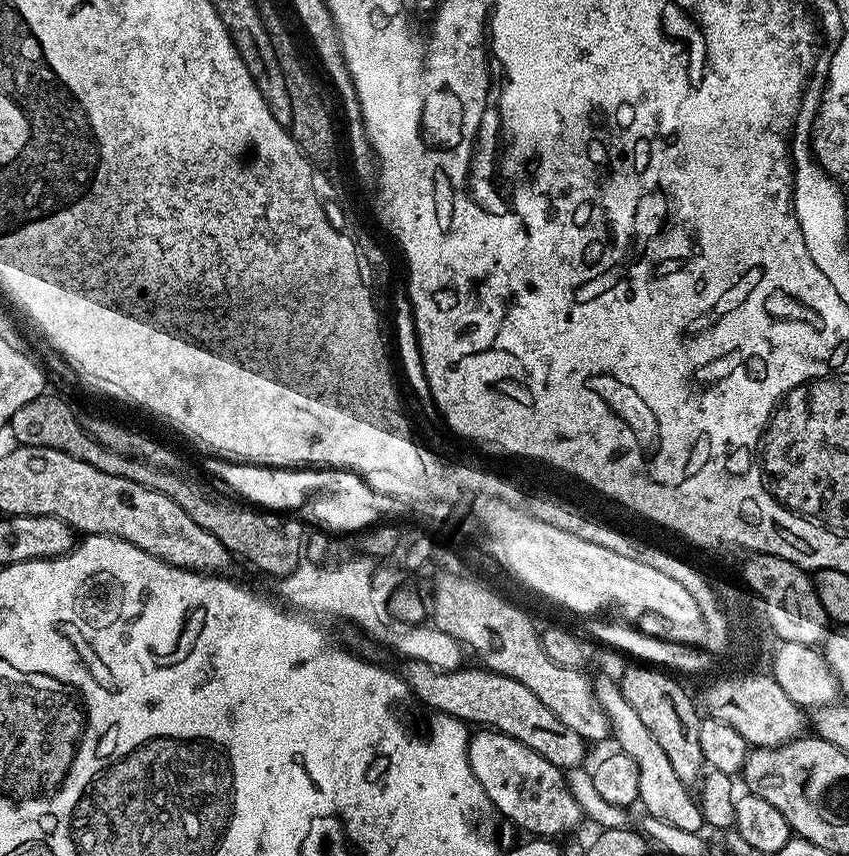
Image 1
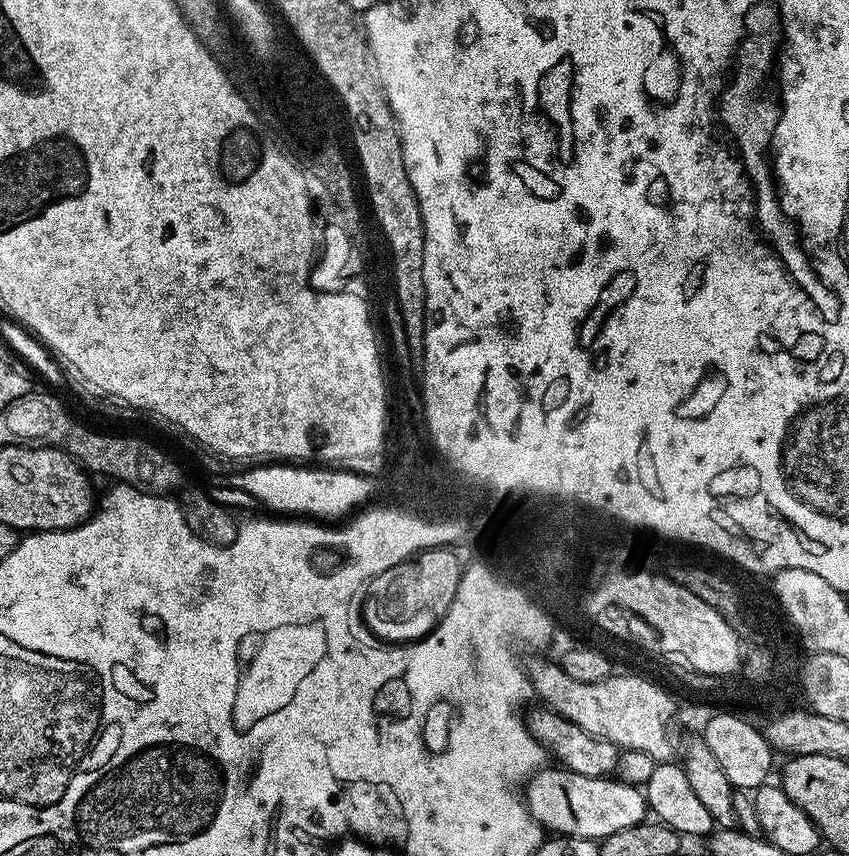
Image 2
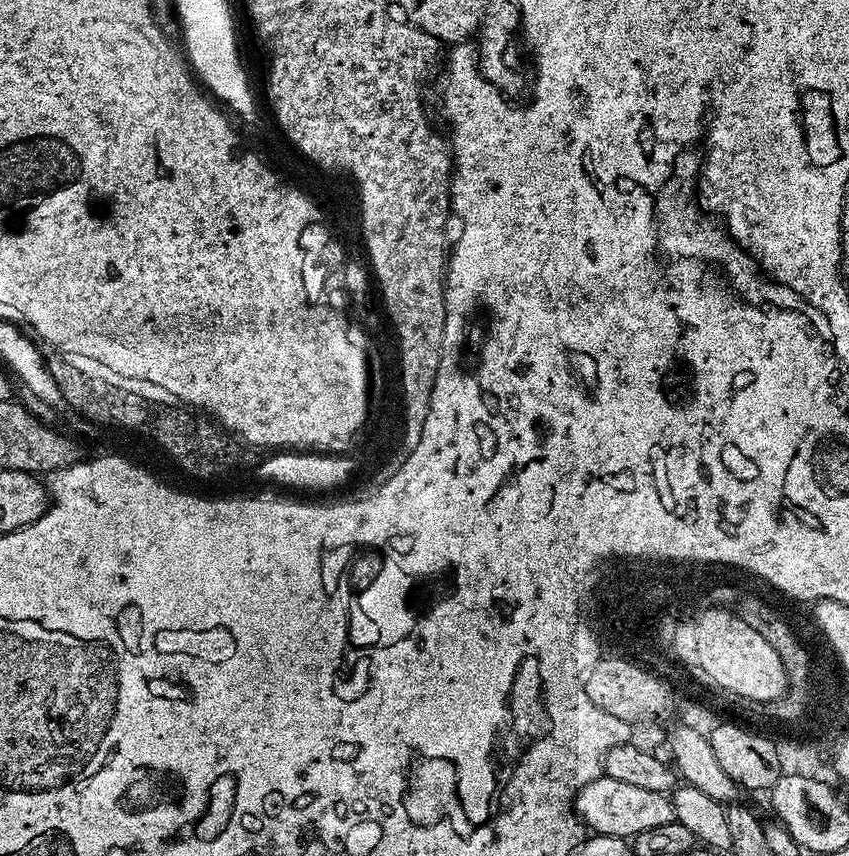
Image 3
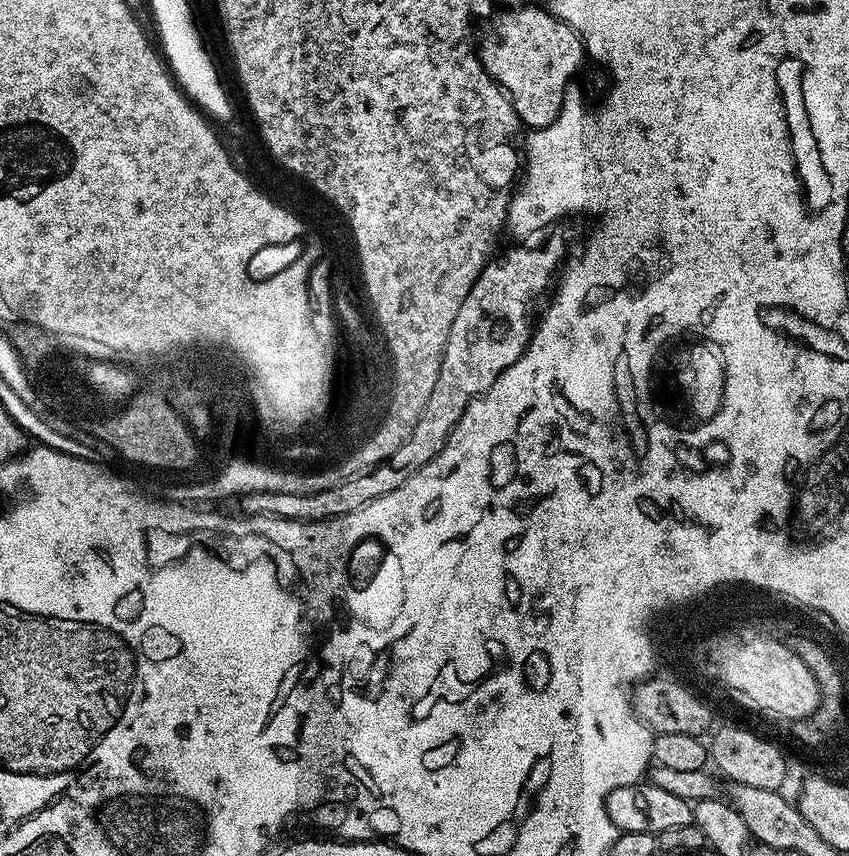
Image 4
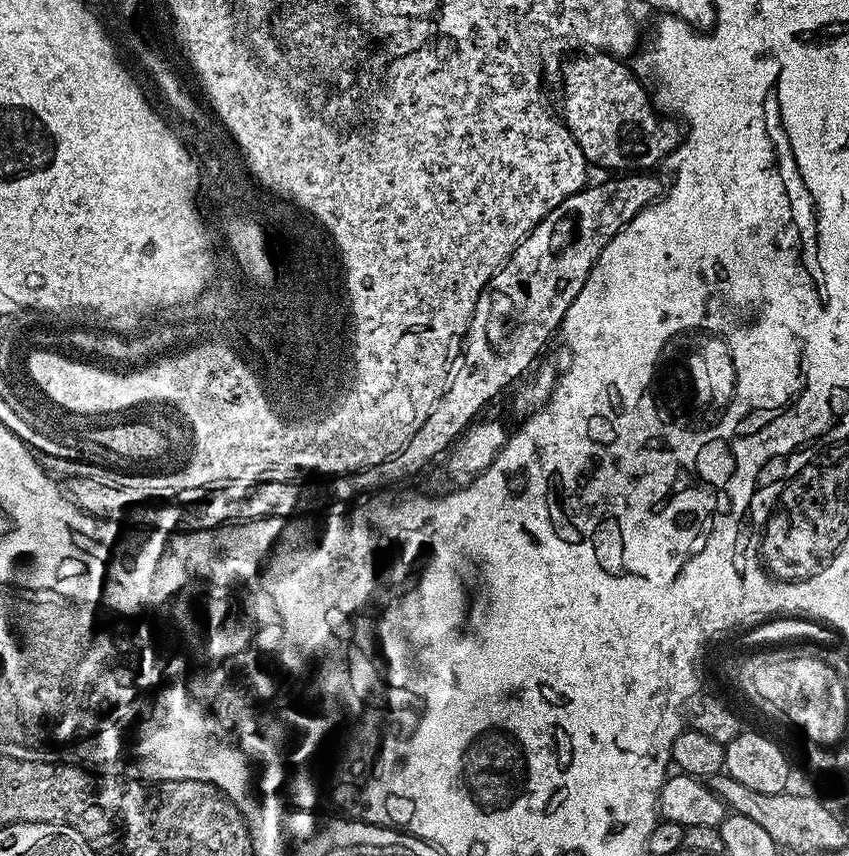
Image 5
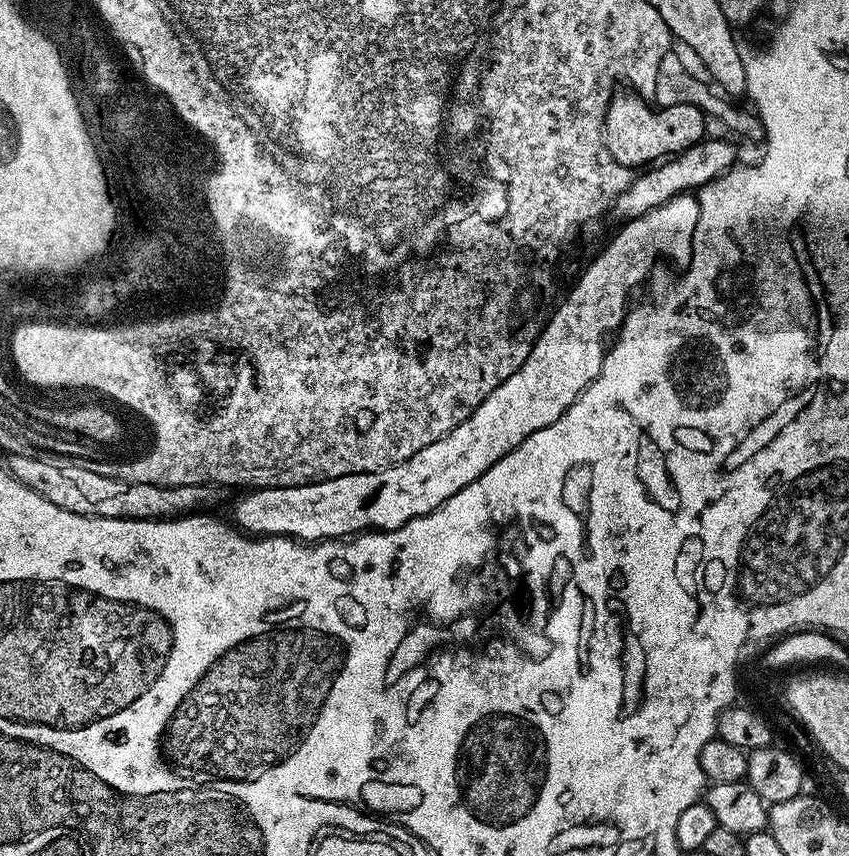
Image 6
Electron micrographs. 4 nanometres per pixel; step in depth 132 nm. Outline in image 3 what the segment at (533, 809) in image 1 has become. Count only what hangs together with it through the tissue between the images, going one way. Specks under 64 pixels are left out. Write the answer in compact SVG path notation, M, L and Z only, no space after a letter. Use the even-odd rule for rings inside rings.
M603 774L597 776L596 779L590 781L586 787L580 790L576 796L574 811L587 827L588 824L592 827L593 833L601 836L622 836L625 838L634 837L642 830L654 830L654 826L666 826L676 819L671 799L665 793L642 790L639 786L630 786L630 782L618 782Z

